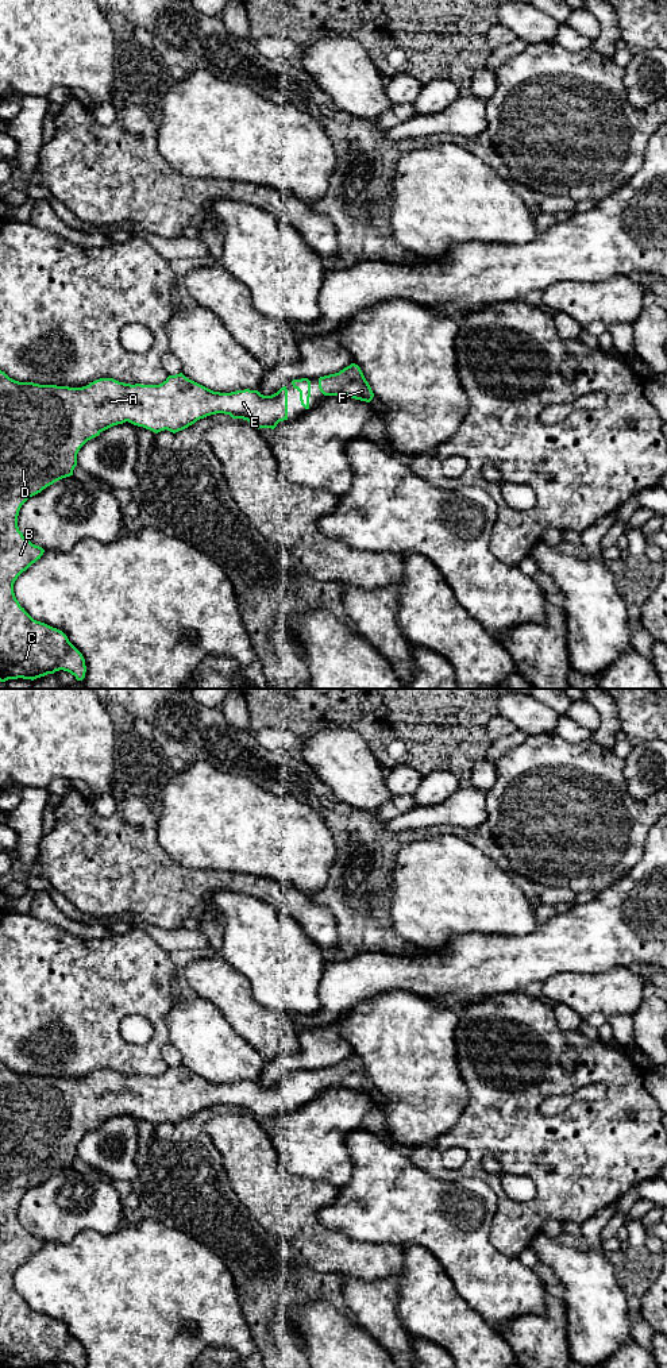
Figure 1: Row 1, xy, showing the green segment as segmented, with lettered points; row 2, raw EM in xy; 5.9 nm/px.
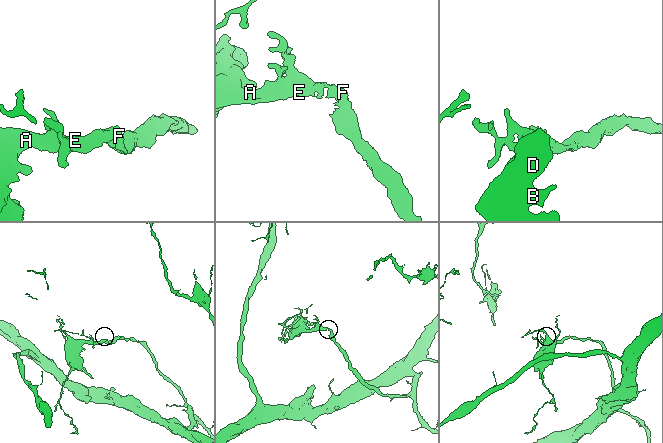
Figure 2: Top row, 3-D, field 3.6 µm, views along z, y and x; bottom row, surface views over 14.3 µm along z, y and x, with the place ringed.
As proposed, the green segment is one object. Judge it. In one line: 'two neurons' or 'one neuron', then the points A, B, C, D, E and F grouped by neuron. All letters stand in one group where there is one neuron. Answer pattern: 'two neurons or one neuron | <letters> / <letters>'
one neuron | A B C D E F

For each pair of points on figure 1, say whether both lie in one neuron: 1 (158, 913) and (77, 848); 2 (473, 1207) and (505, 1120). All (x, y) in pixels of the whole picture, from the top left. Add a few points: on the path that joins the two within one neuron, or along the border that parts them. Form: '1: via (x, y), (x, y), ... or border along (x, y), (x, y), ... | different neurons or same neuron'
1: via (138, 893), (111, 866), (97, 863) | same neuron
2: border along (450, 1180), (479, 1178), (494, 1194), (497, 1207) | different neurons

